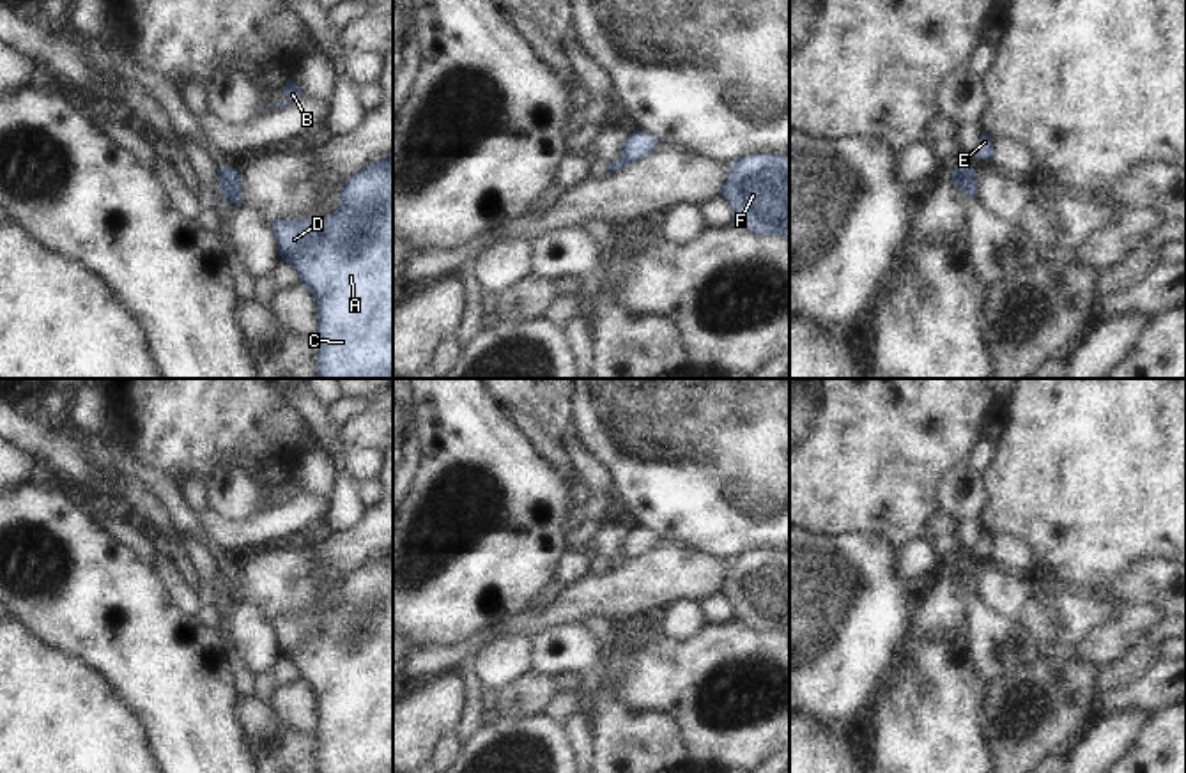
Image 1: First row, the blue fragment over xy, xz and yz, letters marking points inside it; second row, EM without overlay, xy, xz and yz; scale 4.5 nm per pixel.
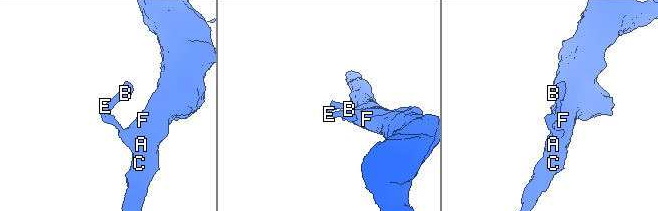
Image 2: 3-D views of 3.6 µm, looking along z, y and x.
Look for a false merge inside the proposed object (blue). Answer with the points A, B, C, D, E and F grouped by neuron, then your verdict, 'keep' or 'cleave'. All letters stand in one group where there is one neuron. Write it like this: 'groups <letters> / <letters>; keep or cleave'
groups A C D F / B E; cleave

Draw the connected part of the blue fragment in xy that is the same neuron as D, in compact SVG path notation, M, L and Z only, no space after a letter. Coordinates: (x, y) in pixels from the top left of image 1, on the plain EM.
M393 552L356 568L340 585L340 601L326 616L274 616L271 628L278 639L281 658L290 660L317 700L317 773L393 773Z

